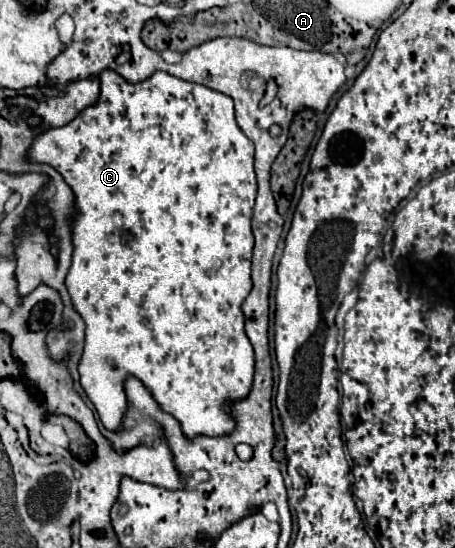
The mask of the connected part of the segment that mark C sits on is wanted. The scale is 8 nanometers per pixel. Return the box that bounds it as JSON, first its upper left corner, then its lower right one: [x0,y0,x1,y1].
[30,71,256,437]

